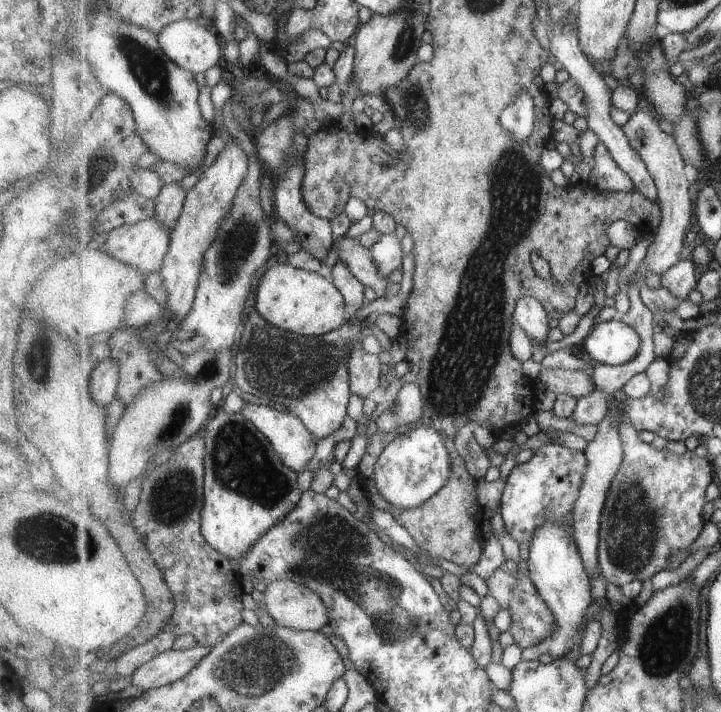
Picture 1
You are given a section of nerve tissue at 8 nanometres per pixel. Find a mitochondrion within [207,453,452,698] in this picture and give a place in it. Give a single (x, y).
(328, 549)

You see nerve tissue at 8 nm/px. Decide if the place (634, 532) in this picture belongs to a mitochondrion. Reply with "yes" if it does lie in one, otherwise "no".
yes

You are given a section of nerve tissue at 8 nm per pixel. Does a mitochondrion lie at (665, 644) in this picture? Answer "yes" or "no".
yes

